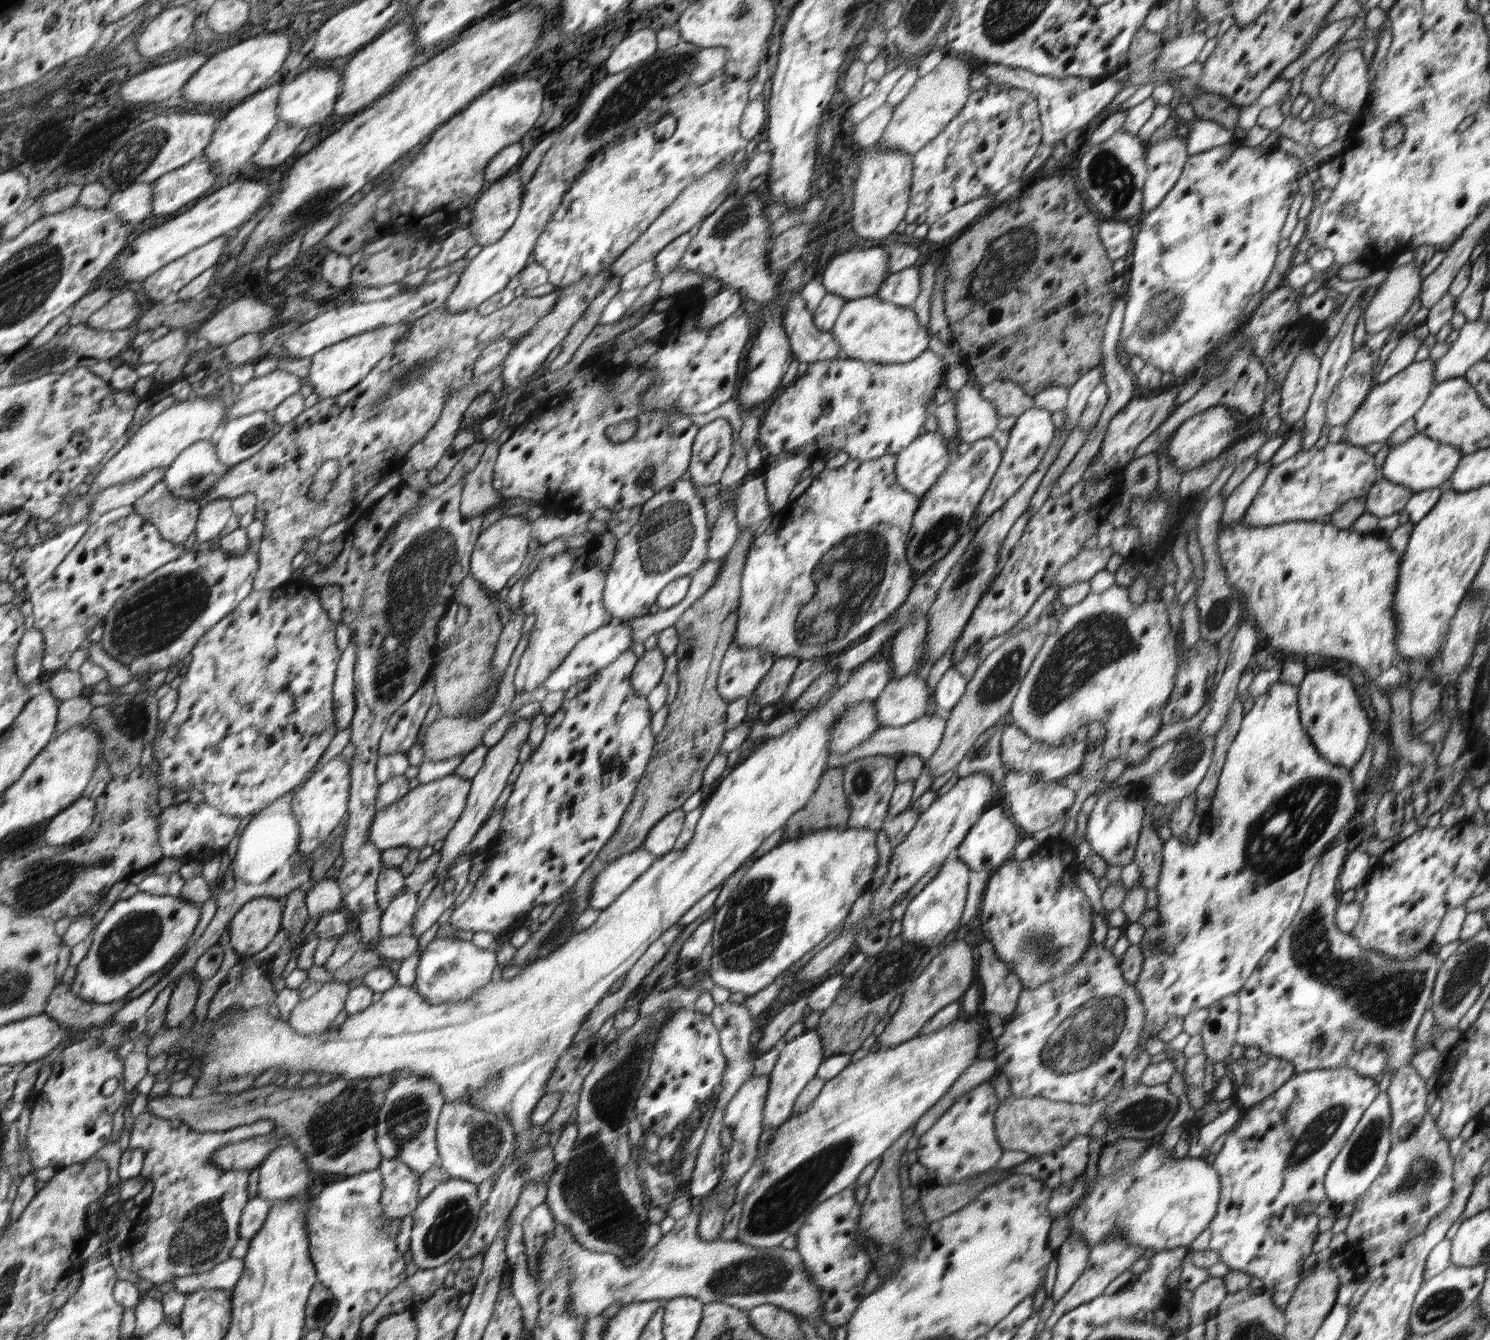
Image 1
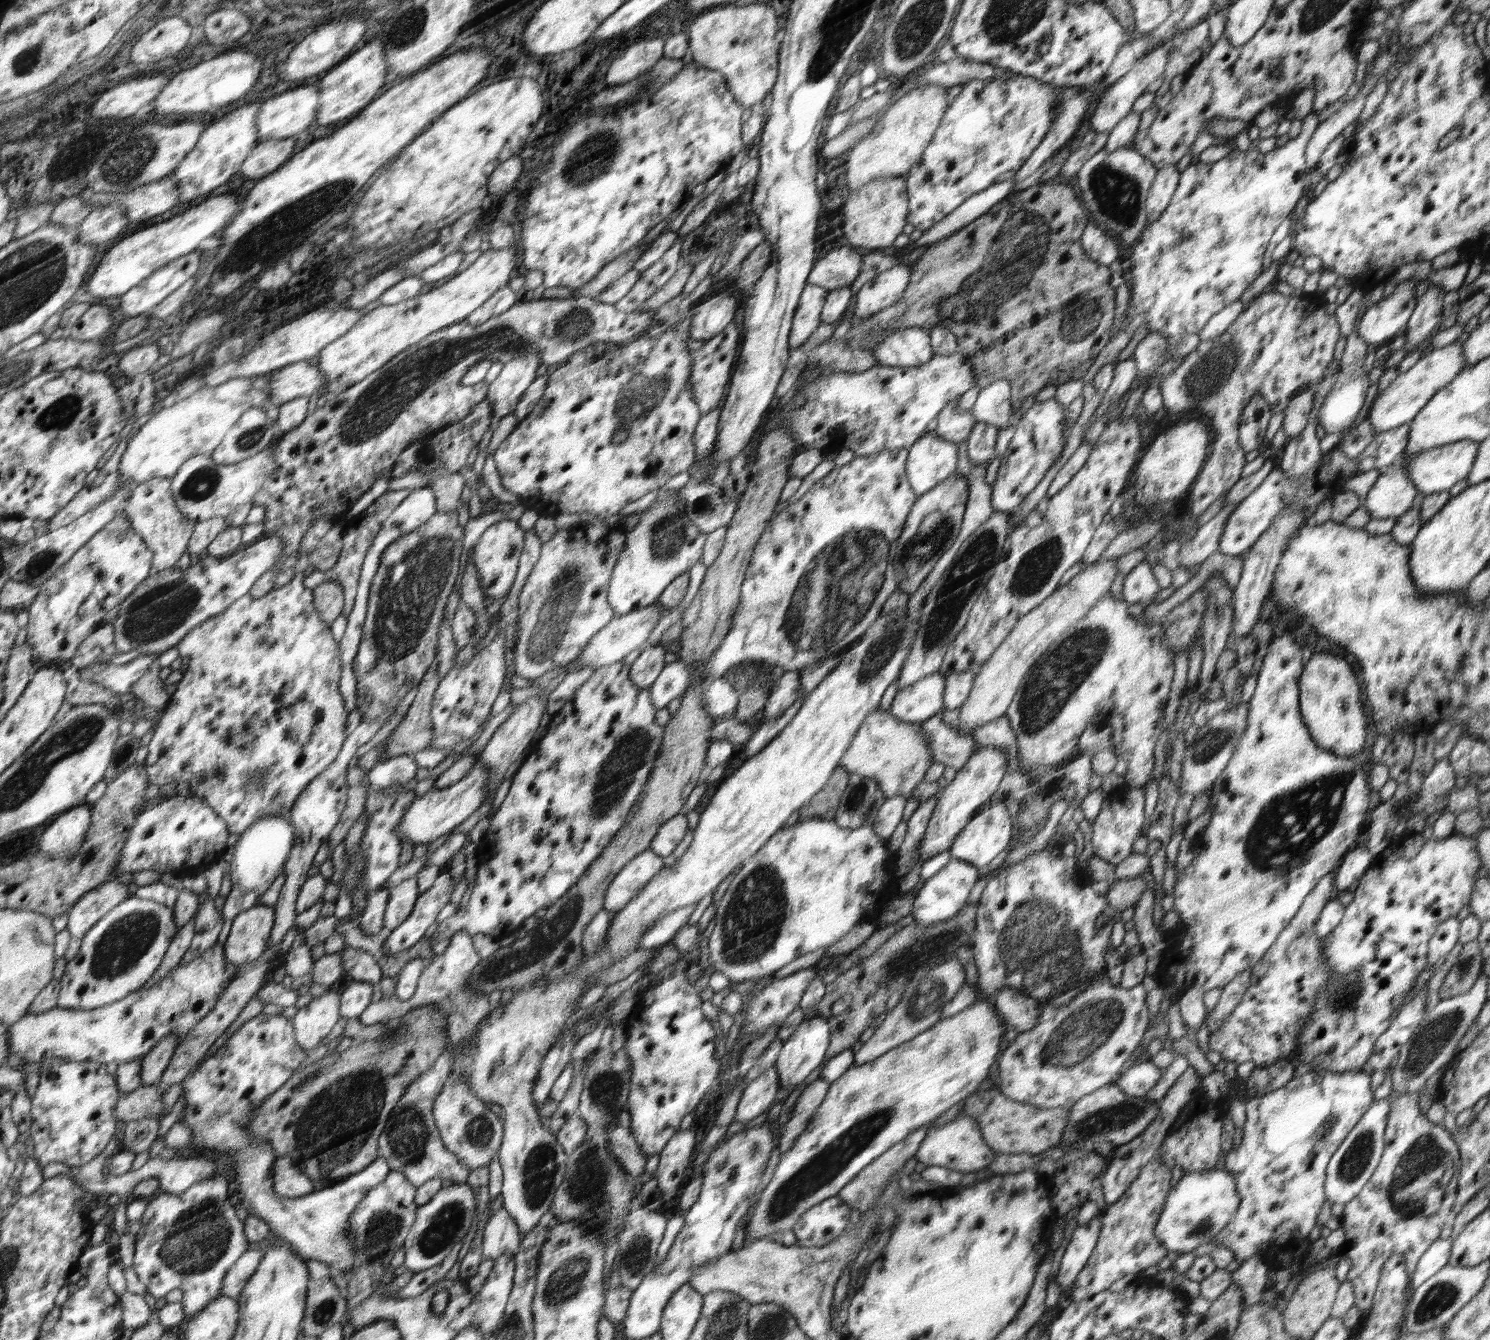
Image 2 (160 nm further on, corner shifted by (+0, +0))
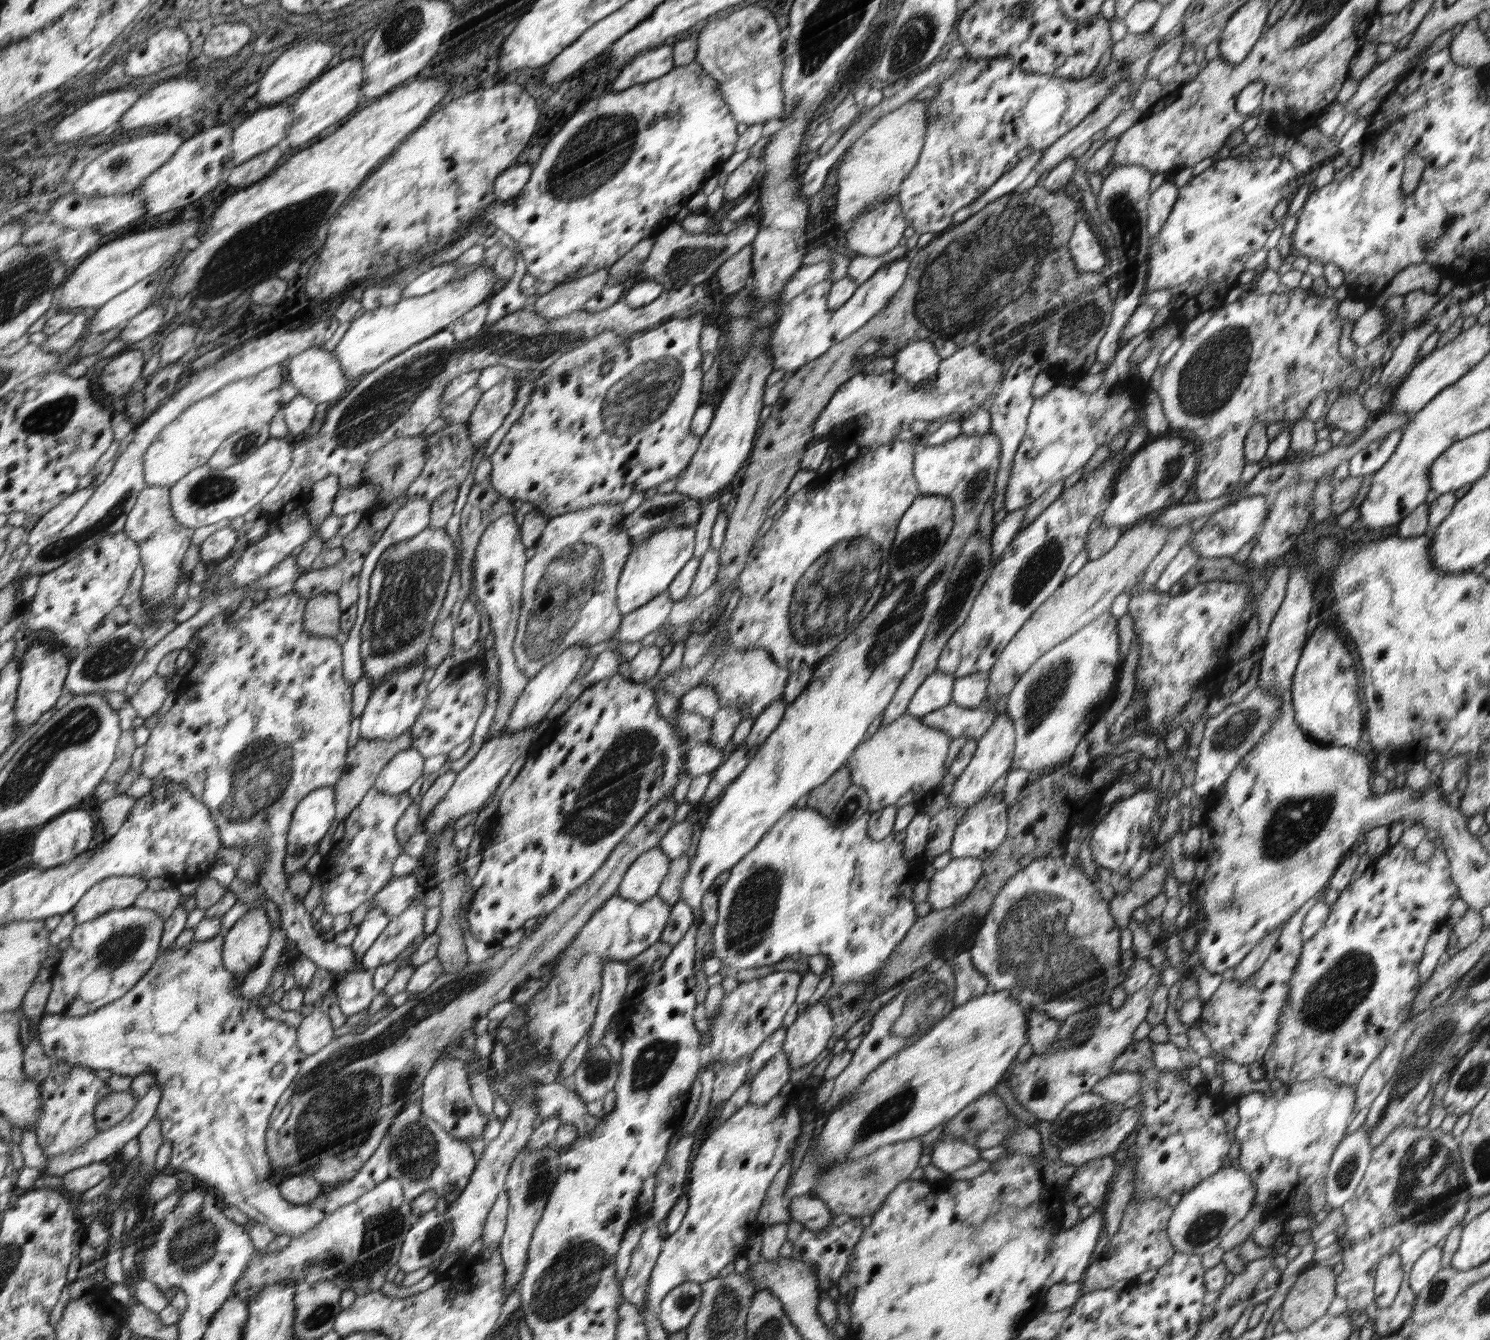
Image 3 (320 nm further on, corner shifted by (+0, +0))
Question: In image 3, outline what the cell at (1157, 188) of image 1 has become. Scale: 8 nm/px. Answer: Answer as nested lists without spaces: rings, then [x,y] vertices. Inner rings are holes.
[[[1164,181],[1154,192],[1151,193],[1147,206],[1147,231],[1154,238],[1168,220],[1174,203],[1178,198],[1179,188],[1174,182]]]

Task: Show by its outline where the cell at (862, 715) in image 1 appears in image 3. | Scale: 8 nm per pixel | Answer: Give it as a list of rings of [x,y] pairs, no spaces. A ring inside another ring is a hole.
[[[905,713],[890,724],[882,724],[866,741],[863,741],[848,759],[851,782],[864,787],[870,799],[868,814],[888,806],[900,809],[915,804],[921,809],[940,794],[944,778],[948,778],[952,762],[946,761],[953,736],[936,727],[924,724],[920,718]]]

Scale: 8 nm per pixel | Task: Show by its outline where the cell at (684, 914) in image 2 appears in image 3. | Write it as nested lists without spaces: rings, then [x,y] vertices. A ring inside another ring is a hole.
[[[615,895],[608,898],[608,902],[602,904],[600,910],[596,910],[583,924],[582,928],[574,935],[574,938],[557,954],[557,961],[553,966],[553,975],[549,981],[533,997],[525,1002],[525,1018],[527,1018],[527,1036],[536,1041],[538,1056],[548,1056],[548,1060],[558,1060],[563,1063],[571,1054],[571,1051],[579,1044],[582,1037],[589,1032],[595,1022],[595,1014],[598,1012],[599,994],[601,991],[602,967],[605,960],[626,961],[638,956],[659,941],[662,929],[670,916],[674,905],[668,905],[656,896],[651,901],[642,903],[628,902],[624,898]]]

